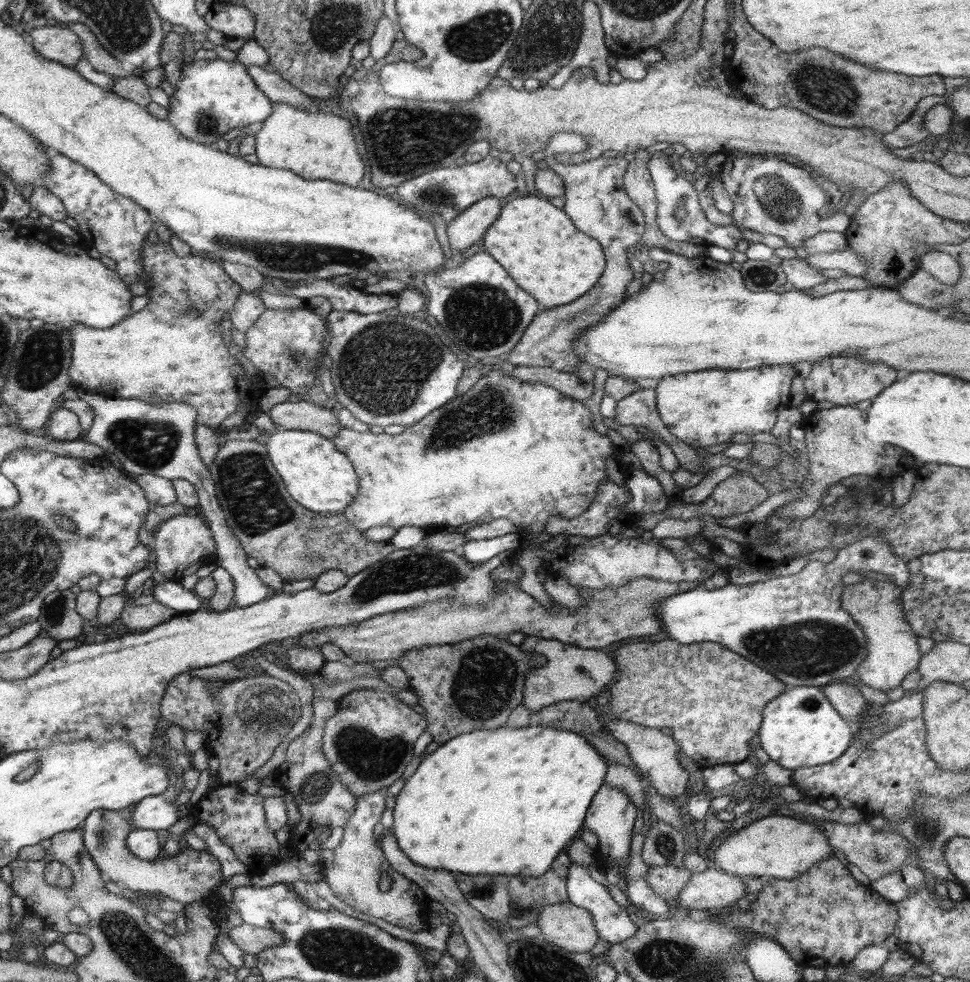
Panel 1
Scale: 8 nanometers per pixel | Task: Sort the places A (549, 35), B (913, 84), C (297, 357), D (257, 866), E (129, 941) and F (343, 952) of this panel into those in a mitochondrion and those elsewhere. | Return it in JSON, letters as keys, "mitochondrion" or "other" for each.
{"A":"mitochondrion","B":"other","C":"mitochondrion","D":"other","E":"mitochondrion","F":"mitochondrion"}

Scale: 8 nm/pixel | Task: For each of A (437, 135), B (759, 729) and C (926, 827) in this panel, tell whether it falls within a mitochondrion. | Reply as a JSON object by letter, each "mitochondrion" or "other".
{"A":"mitochondrion","B":"other","C":"mitochondrion"}

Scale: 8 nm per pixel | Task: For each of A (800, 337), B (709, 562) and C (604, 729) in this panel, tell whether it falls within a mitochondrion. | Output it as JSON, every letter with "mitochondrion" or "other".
{"A":"other","B":"other","C":"other"}

